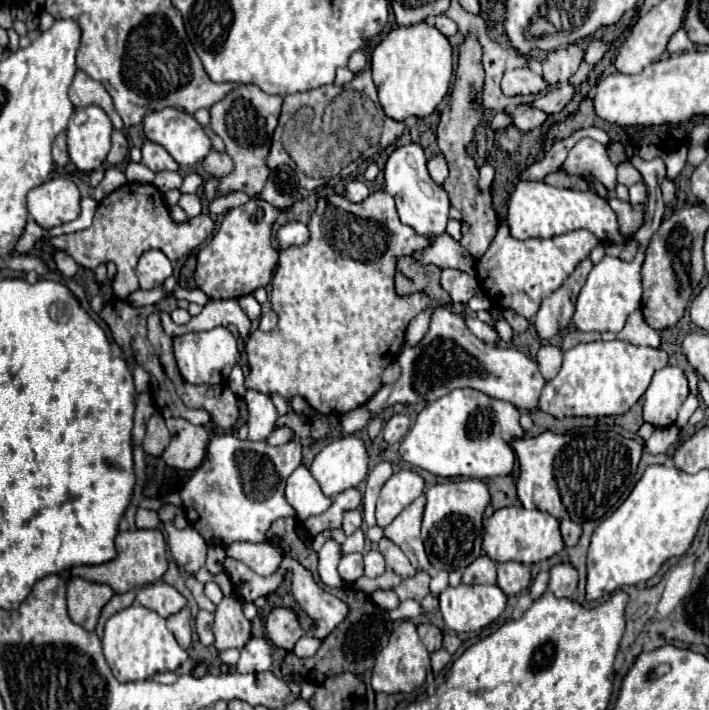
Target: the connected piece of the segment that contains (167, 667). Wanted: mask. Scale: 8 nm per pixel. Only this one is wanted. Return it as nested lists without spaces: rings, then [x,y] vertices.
[[[133,603],[105,623],[103,651],[117,681],[141,681],[153,677],[155,673],[175,671],[189,657],[187,651],[175,641],[173,633],[165,627],[165,619],[141,603]]]

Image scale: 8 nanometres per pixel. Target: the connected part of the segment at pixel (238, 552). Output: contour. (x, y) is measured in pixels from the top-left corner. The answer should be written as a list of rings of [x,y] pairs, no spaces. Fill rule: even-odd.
[[[233,543],[227,549],[227,555],[251,567],[257,575],[271,575],[281,565],[283,553],[273,543]]]

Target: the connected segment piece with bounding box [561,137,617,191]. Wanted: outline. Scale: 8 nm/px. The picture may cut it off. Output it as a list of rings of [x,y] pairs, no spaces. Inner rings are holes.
[[[585,137],[581,139],[567,155],[563,167],[563,171],[567,171],[569,175],[593,175],[597,177],[609,191],[615,191],[617,185],[617,167],[611,163],[607,149]]]

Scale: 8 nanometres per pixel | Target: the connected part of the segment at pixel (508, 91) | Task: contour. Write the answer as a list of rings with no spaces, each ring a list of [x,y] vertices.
[[[529,67],[507,71],[501,83],[505,95],[537,95],[545,91],[547,83],[541,75],[533,73]]]

